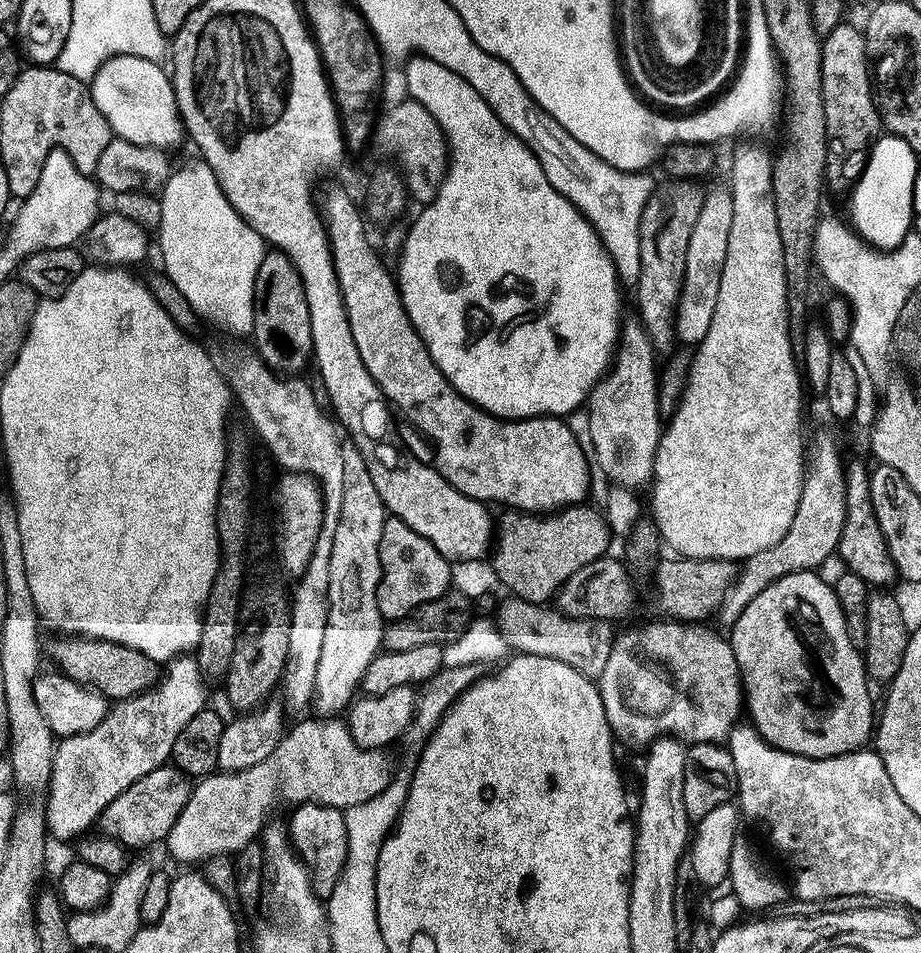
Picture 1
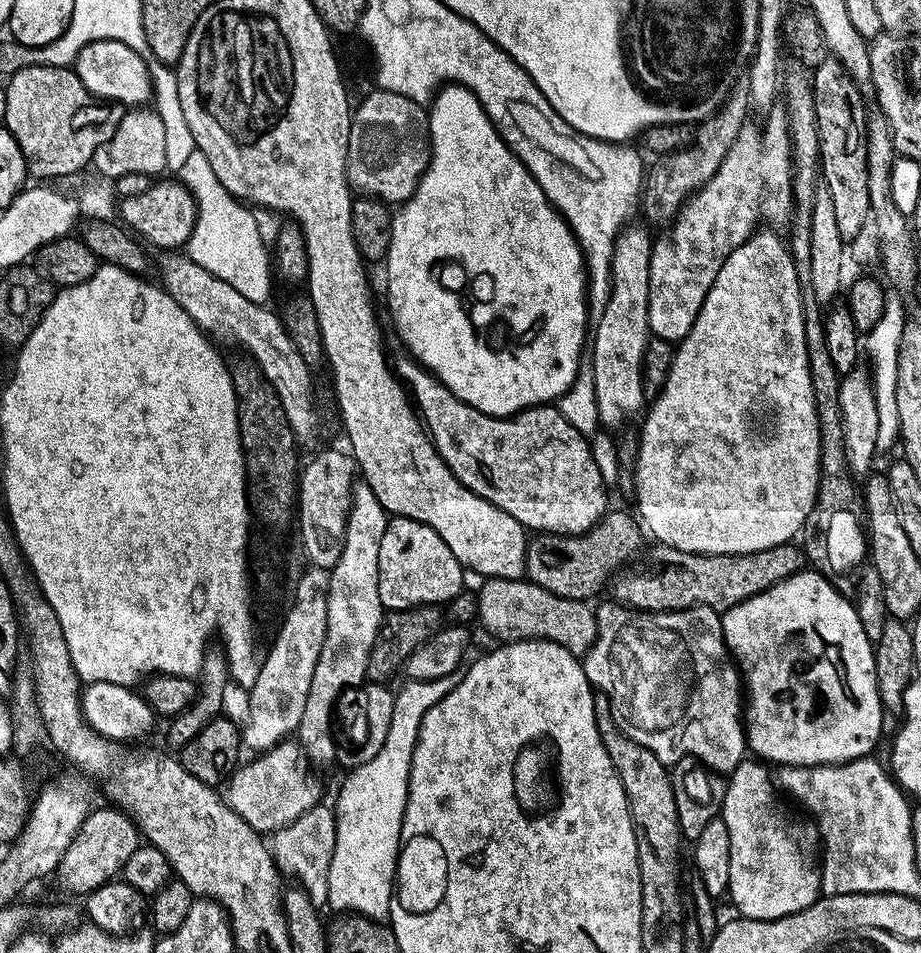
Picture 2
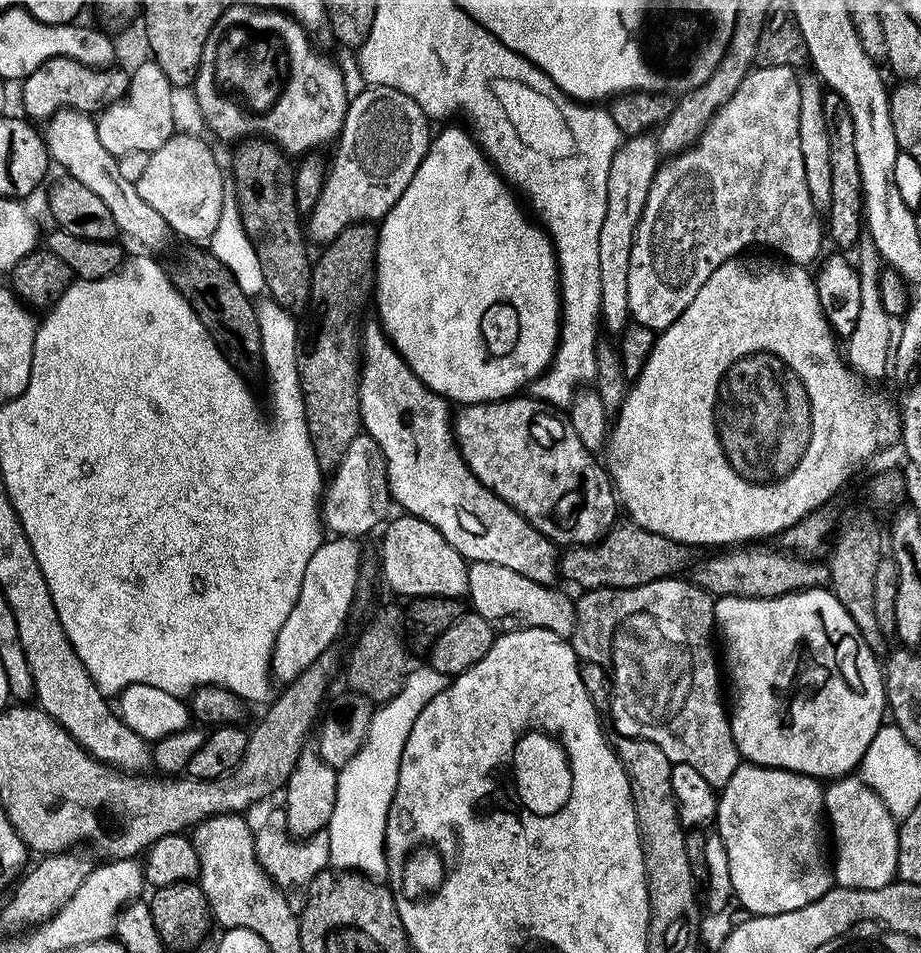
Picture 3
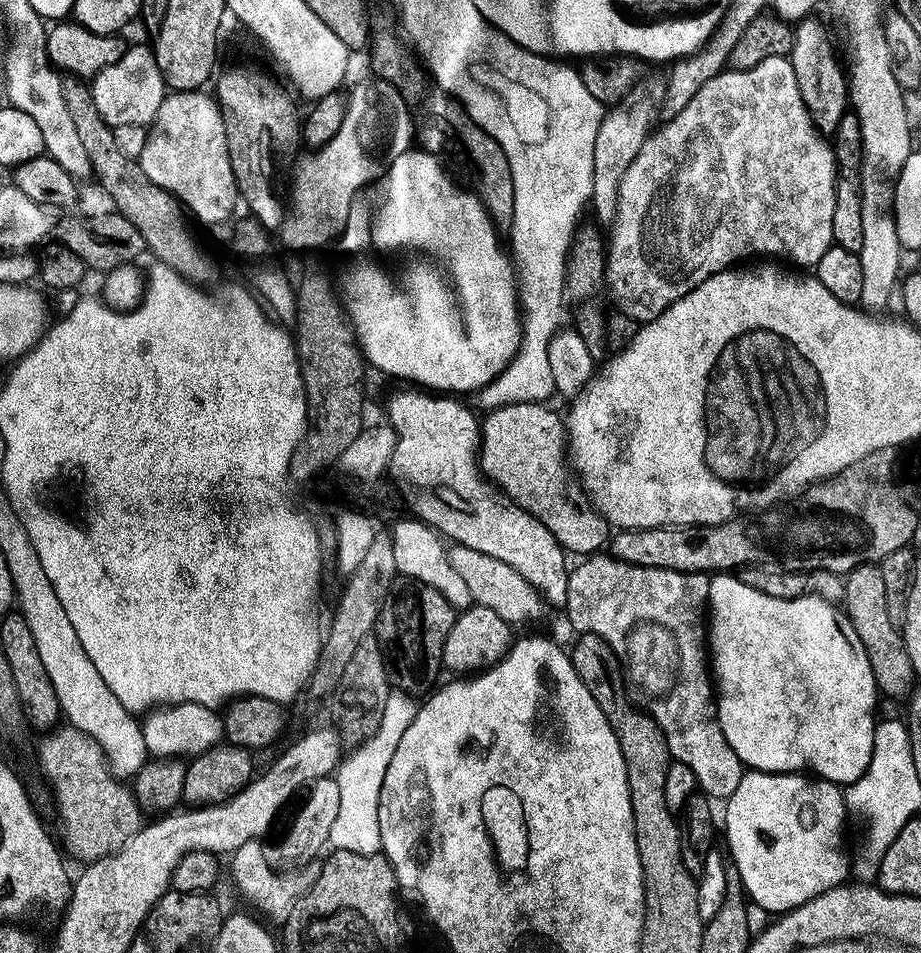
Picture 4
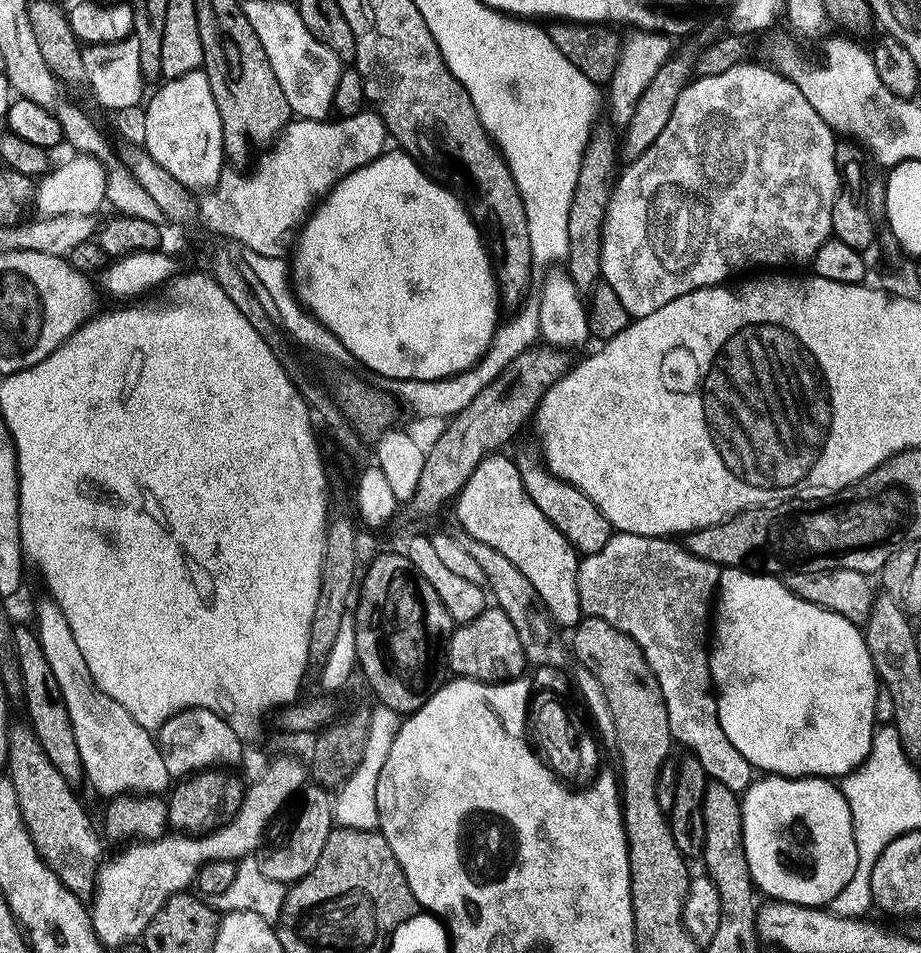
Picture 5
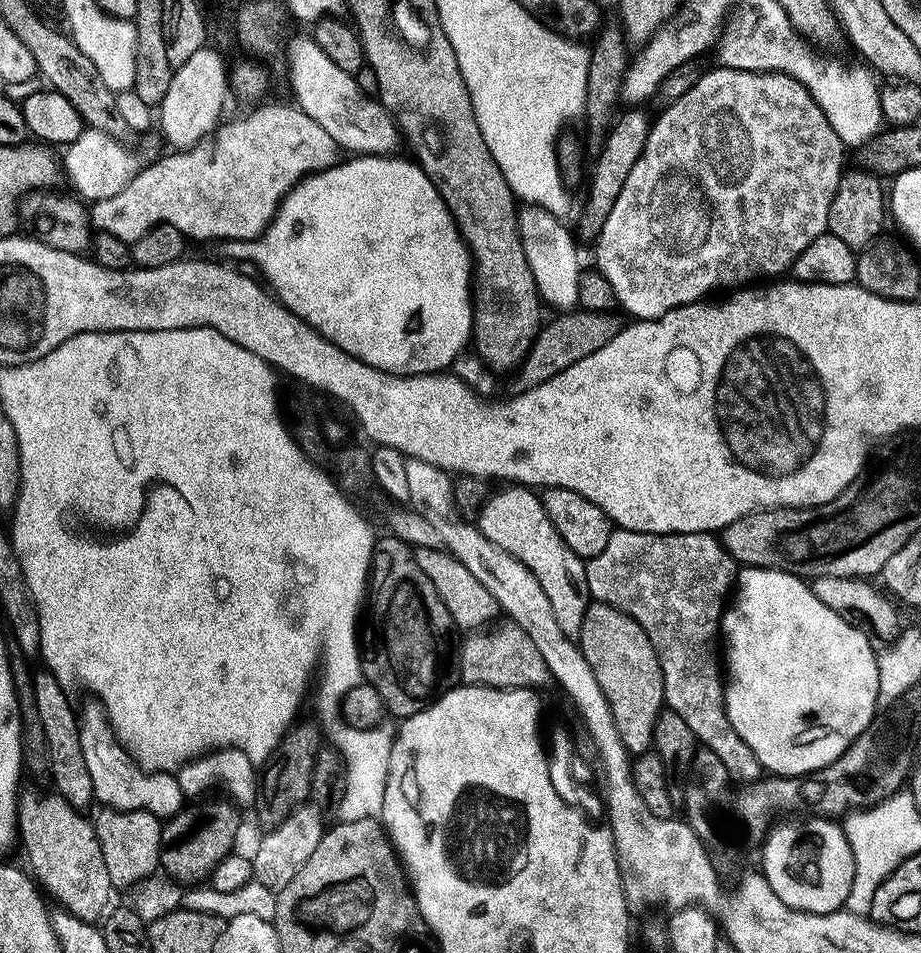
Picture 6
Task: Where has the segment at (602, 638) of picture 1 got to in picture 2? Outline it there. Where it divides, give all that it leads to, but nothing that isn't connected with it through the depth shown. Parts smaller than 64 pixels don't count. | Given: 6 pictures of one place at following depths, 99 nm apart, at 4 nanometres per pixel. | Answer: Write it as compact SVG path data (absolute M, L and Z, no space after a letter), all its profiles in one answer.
M527 578L485 579L478 589L478 610L479 623L484 623L485 630L500 642L545 639L580 658L596 640L596 613L591 603L550 594Z

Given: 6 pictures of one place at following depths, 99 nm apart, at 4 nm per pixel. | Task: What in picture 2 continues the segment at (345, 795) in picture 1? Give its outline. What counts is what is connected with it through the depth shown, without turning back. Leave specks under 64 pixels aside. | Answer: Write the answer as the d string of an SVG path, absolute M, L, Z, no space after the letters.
M283 739L255 758L249 764L241 763L222 788L224 803L254 831L271 834L321 803L320 784L308 773L304 750L295 739Z

